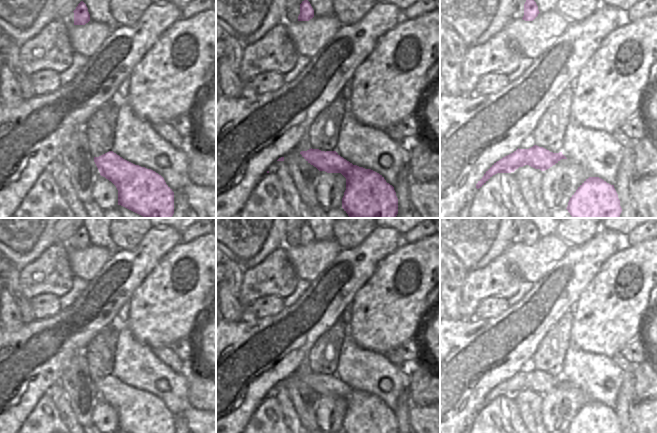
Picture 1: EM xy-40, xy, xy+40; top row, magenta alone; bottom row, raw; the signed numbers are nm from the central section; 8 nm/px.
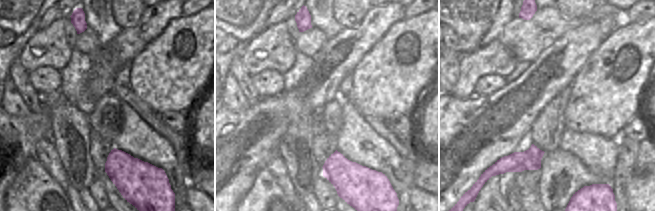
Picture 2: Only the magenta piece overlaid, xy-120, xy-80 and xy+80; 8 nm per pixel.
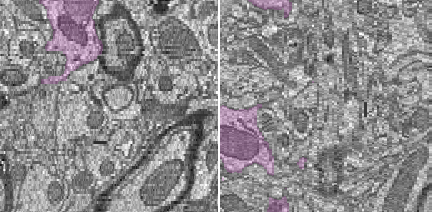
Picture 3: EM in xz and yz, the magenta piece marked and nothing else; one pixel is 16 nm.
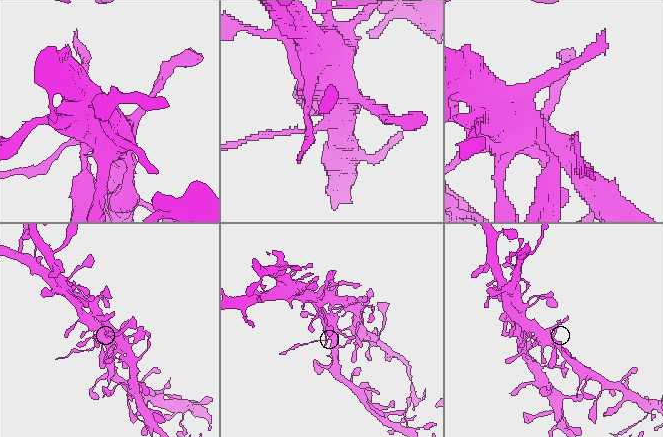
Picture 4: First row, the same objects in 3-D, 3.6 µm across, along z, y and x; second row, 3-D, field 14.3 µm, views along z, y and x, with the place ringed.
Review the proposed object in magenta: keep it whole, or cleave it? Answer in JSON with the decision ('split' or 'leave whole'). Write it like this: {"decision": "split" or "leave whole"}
{"decision": "split"}

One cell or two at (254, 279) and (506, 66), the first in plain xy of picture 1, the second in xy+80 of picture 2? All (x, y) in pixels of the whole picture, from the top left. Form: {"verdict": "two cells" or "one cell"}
{"verdict": "one cell"}

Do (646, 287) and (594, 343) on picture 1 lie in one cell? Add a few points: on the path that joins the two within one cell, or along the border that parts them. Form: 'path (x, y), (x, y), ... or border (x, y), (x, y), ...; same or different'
path (635, 301), (607, 329); same

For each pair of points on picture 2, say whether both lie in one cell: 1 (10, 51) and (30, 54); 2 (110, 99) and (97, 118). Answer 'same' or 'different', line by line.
1: different
2: same

